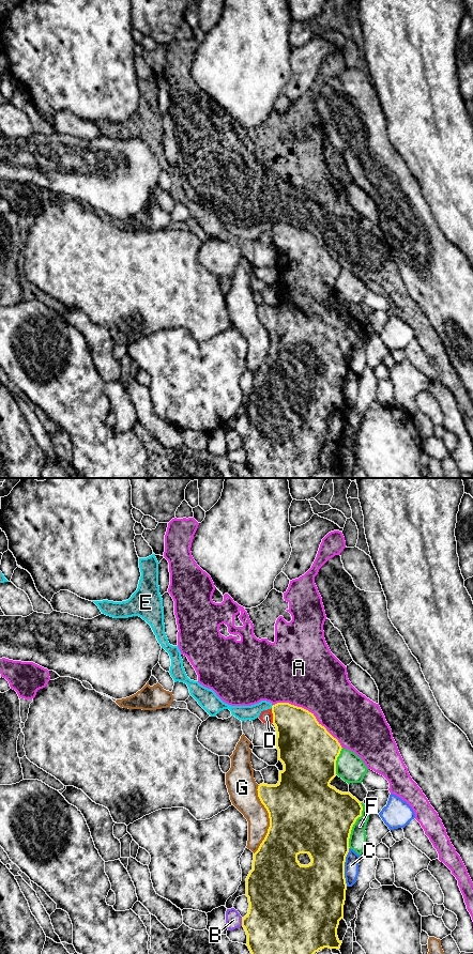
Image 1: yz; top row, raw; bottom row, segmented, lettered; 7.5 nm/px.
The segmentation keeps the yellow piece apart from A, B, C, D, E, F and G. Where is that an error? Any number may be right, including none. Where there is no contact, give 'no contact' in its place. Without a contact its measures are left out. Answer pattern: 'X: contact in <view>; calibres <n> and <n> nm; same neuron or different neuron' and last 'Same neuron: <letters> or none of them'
A: contact in yz; calibres 380 and 460 nm; different neuron
B: contact in yz; calibres 460 and 120 nm; different neuron
C: contact in yz; calibres 400 and 110 nm; different neuron
D: contact in yz; calibres 340 and 100 nm; different neuron
E: contact in yz; calibres 320 and 110 nm; different neuron
F: contact in yz; calibres 480 and 130 nm; different neuron
G: contact in yz; calibres 500 and 190 nm; different neuron
Same neuron: none of them

